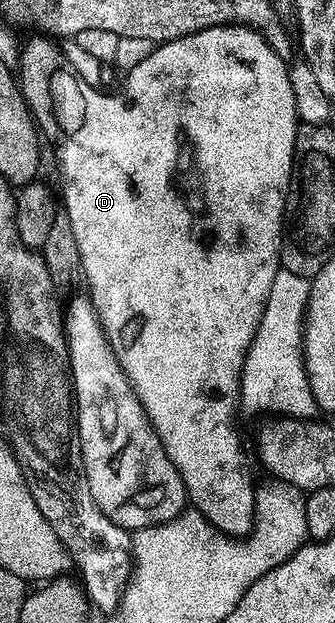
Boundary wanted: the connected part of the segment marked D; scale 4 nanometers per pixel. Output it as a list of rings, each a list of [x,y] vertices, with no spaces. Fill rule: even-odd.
[[[226,25],[224,27],[208,27],[202,31],[196,31],[194,35],[184,35],[170,43],[163,43],[152,48],[150,55],[145,55],[133,68],[129,71],[129,76],[125,79],[125,99],[116,99],[113,95],[104,95],[104,90],[87,85],[87,81],[83,81],[77,72],[73,70],[73,66],[67,61],[64,50],[60,46],[56,47],[52,38],[46,37],[44,34],[37,33],[34,39],[29,39],[20,44],[19,47],[19,86],[21,96],[29,104],[29,110],[33,112],[34,120],[38,124],[57,123],[57,127],[61,130],[61,144],[57,147],[57,159],[61,162],[61,179],[65,182],[65,203],[63,199],[63,210],[70,217],[72,232],[75,233],[75,242],[78,246],[80,257],[80,274],[85,274],[85,283],[87,294],[93,302],[93,307],[97,310],[101,324],[105,329],[105,335],[109,338],[114,353],[119,357],[121,368],[127,373],[130,385],[133,386],[133,392],[139,397],[139,401],[143,405],[161,444],[163,445],[167,457],[171,457],[171,461],[175,465],[175,469],[179,469],[179,475],[183,477],[183,485],[188,502],[191,504],[192,510],[199,512],[213,528],[221,534],[228,537],[248,536],[253,529],[253,517],[257,510],[257,491],[253,487],[253,471],[249,468],[249,459],[245,456],[245,451],[241,448],[241,435],[237,432],[237,411],[239,412],[239,404],[241,401],[241,367],[245,364],[245,354],[251,345],[251,341],[257,332],[259,321],[263,317],[263,309],[267,305],[267,297],[271,293],[271,281],[275,281],[275,273],[281,267],[281,241],[283,238],[283,228],[285,226],[285,201],[289,189],[289,182],[293,176],[293,154],[295,153],[295,143],[297,141],[297,132],[299,130],[299,120],[297,117],[297,109],[295,107],[295,93],[291,89],[291,77],[289,76],[289,67],[286,60],[279,57],[279,53],[275,53],[275,49],[271,49],[271,45],[267,43],[261,32],[249,25]],[[165,79],[185,79],[185,108],[178,115],[165,115],[165,103],[169,103],[173,99],[173,91],[169,87],[165,87]]]

